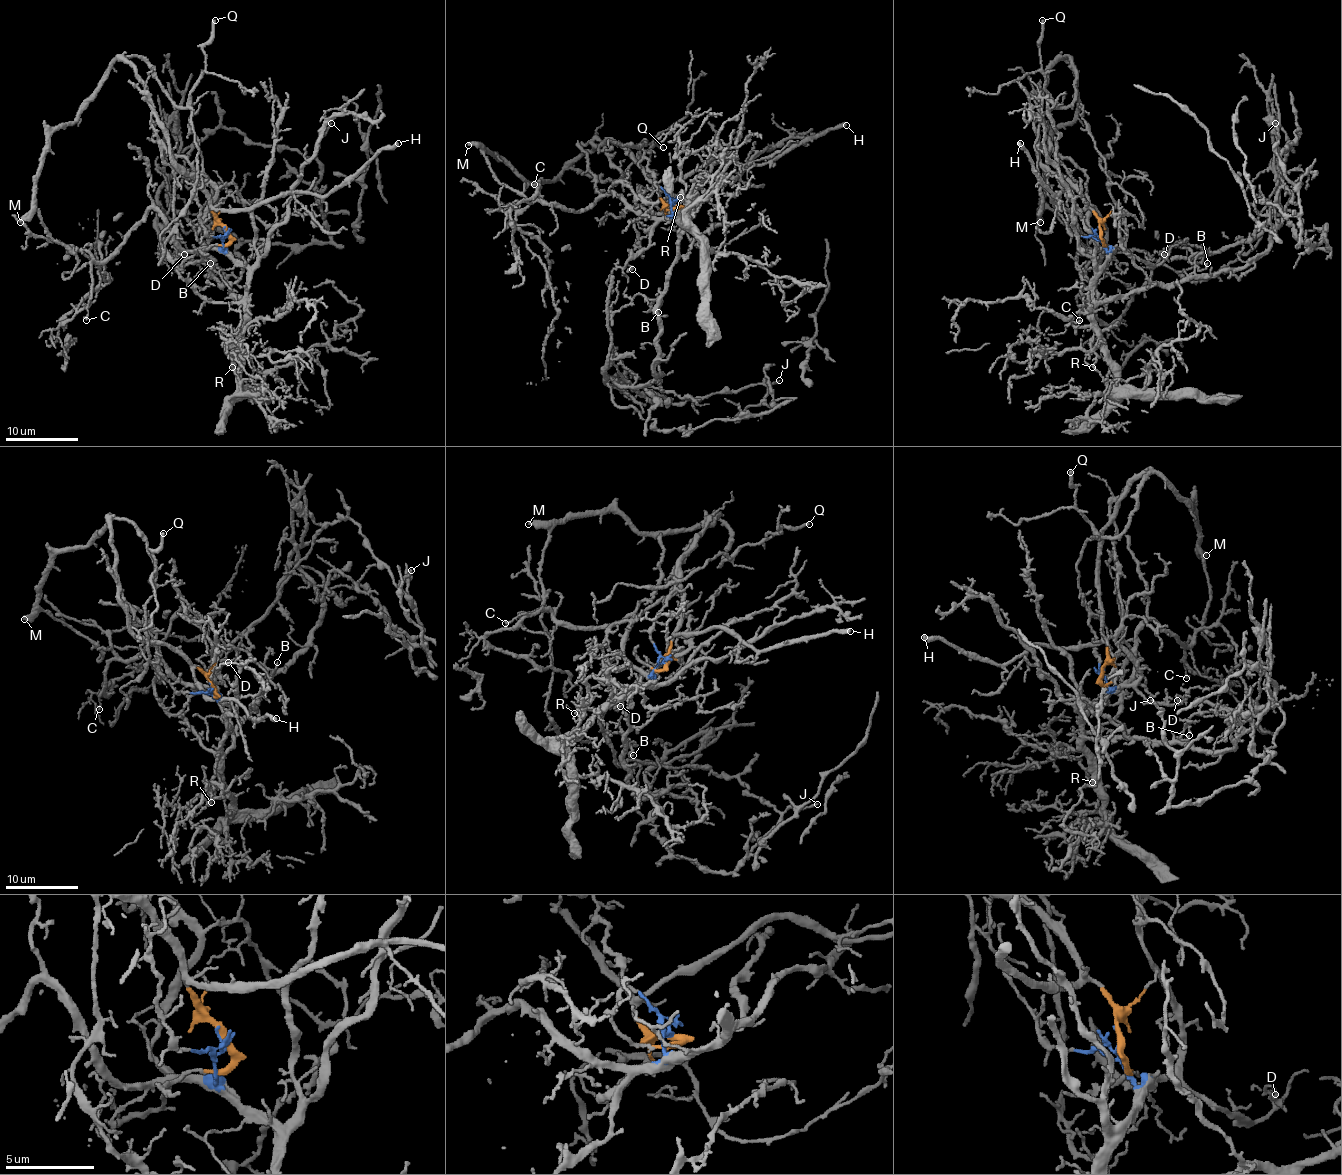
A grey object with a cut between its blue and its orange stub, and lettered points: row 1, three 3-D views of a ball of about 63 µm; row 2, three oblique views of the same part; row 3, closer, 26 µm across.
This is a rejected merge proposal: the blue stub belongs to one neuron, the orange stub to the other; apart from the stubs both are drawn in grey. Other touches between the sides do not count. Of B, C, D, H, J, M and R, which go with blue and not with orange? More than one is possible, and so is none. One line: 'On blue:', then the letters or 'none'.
On blue: B, C, D, J, R

